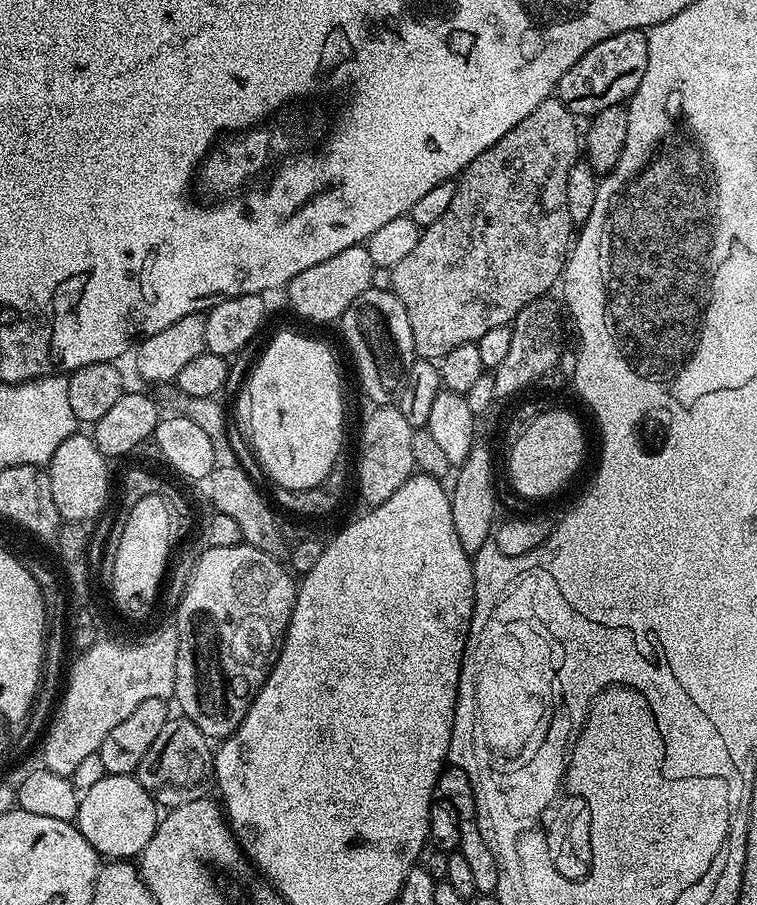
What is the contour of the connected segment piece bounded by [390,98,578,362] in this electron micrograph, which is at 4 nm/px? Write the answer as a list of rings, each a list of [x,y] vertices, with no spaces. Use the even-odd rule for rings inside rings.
[[[549,98],[538,102],[538,106],[534,106],[534,110],[526,114],[526,118],[522,118],[522,122],[515,124],[502,138],[498,138],[498,142],[494,142],[494,146],[490,146],[482,154],[478,154],[478,158],[474,158],[467,164],[463,175],[455,181],[456,193],[446,214],[442,214],[442,218],[438,218],[438,222],[434,222],[429,228],[423,229],[418,238],[418,246],[414,246],[414,250],[410,250],[410,254],[406,254],[402,262],[398,262],[390,269],[390,276],[392,276],[390,288],[404,303],[404,309],[410,318],[410,330],[414,334],[416,356],[419,359],[438,362],[446,354],[450,354],[454,346],[474,344],[482,338],[482,334],[486,334],[486,330],[494,330],[503,324],[511,325],[527,304],[551,293],[548,291],[551,290],[552,283],[555,280],[557,283],[561,279],[564,262],[568,259],[570,245],[574,240],[574,225],[570,218],[570,210],[566,206],[566,178],[578,158],[576,156],[576,124],[578,124],[577,117],[573,116],[572,111],[559,98]]]

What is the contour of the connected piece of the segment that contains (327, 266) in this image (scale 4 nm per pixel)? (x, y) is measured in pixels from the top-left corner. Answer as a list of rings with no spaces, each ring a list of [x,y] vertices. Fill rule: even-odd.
[[[357,246],[342,250],[342,254],[334,254],[326,262],[318,262],[318,266],[310,266],[310,270],[302,270],[286,285],[288,300],[292,308],[300,316],[308,320],[317,320],[324,324],[327,320],[339,321],[345,310],[367,288],[373,287],[372,272],[374,265],[367,247]]]

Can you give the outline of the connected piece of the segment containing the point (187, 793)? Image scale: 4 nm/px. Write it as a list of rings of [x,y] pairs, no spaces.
[[[169,718],[166,726],[162,726],[158,738],[154,738],[150,750],[142,757],[142,762],[136,767],[135,777],[140,785],[151,794],[157,805],[171,810],[181,808],[186,802],[201,799],[204,783],[209,783],[210,769],[214,759],[214,748],[209,737],[198,730],[194,722],[187,718]]]

